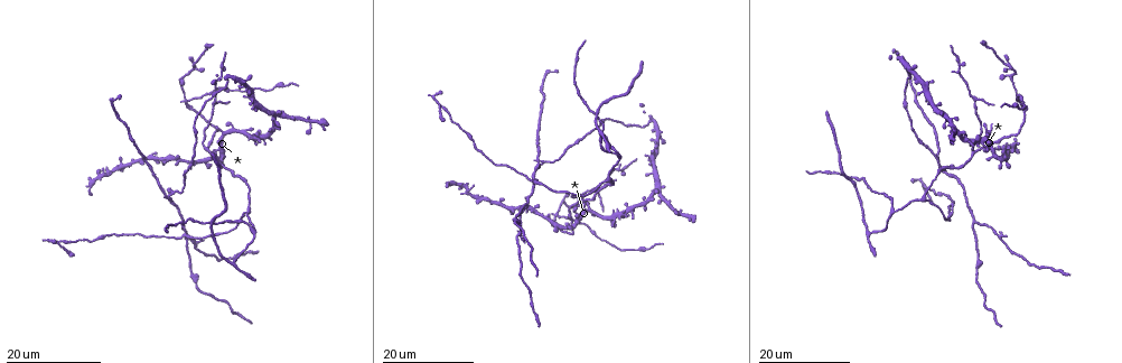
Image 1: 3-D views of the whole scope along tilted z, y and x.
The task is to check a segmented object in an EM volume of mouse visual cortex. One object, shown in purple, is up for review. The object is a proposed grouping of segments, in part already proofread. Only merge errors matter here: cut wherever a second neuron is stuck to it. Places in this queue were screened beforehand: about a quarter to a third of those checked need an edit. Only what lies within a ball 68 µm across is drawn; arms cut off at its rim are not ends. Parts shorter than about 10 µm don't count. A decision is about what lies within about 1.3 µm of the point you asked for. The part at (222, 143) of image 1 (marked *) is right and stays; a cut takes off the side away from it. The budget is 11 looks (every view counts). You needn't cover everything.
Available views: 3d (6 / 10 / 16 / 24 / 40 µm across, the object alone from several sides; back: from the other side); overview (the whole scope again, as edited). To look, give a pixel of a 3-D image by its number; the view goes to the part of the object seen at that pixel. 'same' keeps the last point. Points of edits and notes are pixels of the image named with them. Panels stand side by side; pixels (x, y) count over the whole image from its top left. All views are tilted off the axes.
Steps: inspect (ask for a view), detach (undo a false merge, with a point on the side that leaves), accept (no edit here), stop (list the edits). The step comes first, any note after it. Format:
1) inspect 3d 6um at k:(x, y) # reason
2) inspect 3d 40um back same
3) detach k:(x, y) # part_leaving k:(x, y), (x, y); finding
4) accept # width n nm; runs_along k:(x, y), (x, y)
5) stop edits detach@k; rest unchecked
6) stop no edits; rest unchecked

inspect 3d 16um at 1:(557, 217) # four arms meet

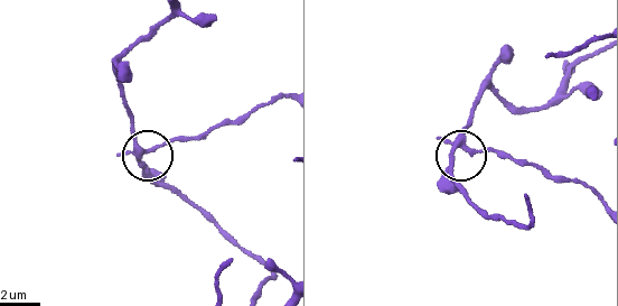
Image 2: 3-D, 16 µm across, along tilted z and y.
inspect 3d 10um at 2:(465, 145)

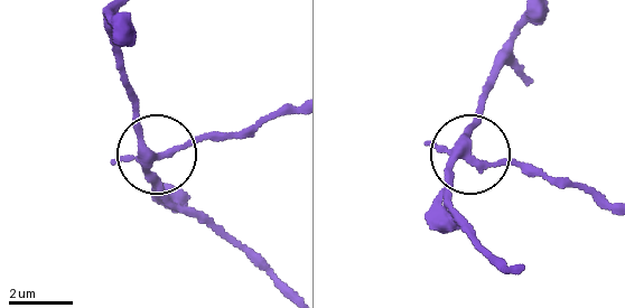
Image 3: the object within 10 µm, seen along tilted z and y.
detach 3:(194, 140) # width 260 nm; part_leaving 3:(151, 155), (253, 130), (291, 108); two neurons meet here

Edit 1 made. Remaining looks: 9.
inspect 3d 16um at 1:(215, 106) # thin neck

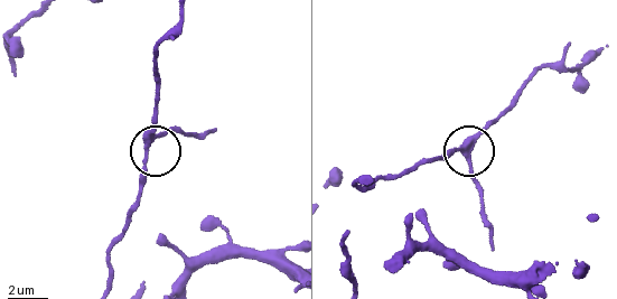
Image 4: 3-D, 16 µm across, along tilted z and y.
inspect 3d 10um at 4:(147, 159)

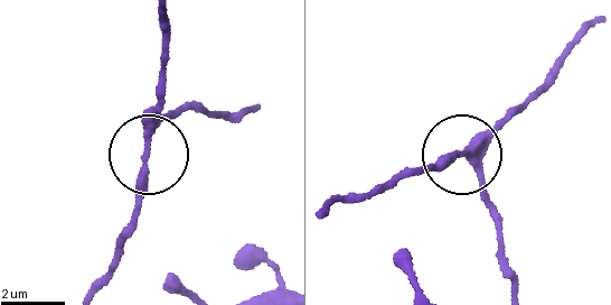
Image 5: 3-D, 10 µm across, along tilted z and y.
accept # width 270 nm; runs_along 5:(93, 288), (134, 211), (165, 98); all the same neuron

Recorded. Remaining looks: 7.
inspect 3d 24um at 1:(536, 160) # a fork

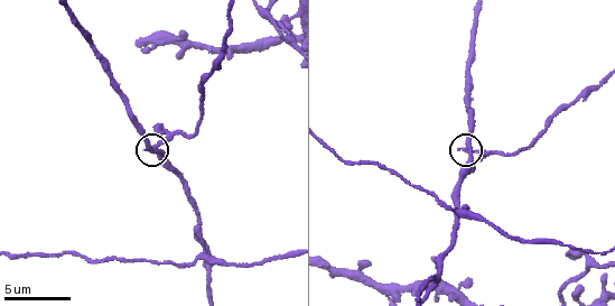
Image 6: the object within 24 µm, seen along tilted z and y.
inspect 3d 6um at 6:(466, 152)

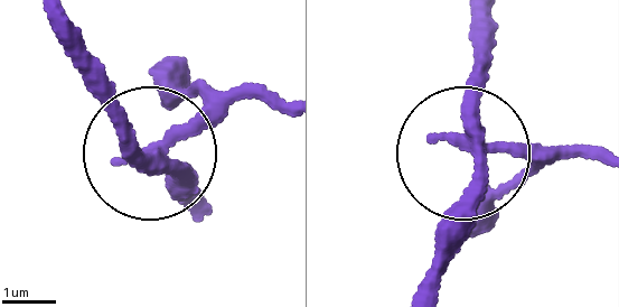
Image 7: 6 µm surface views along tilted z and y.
detach 7:(114, 126) # part_leaving 7:(476, 147), (465, 240), (439, 286); two neurons meet here

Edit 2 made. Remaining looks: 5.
inspect overview # redraw

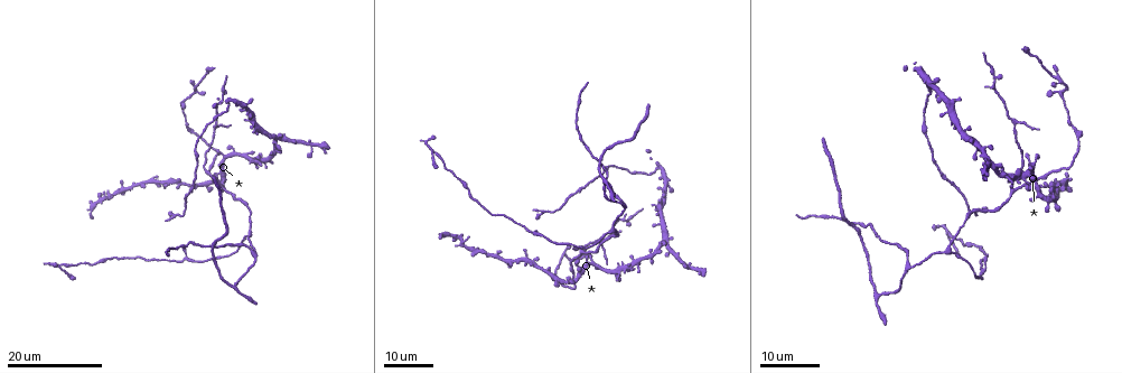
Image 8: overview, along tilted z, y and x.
inspect 3d 16um at 8:(577, 258) # three arms meet

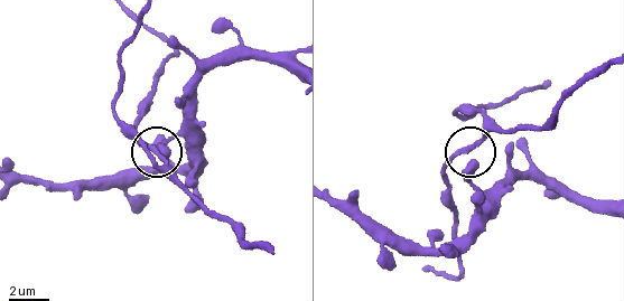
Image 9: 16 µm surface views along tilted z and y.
inspect 3d 6um at 9:(468, 147)

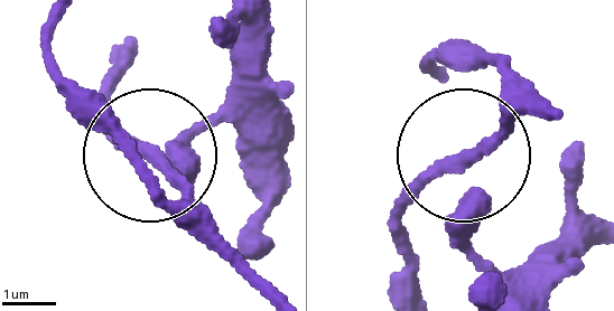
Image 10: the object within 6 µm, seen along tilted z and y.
accept # arms 3; all the same neuron

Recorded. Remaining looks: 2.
inspect 3d 24um at 8:(905, 265) # a fork

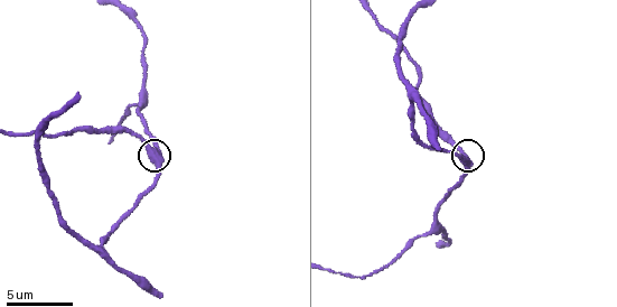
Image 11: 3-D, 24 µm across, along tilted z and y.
inspect 3d 10um at 11:(154, 159)

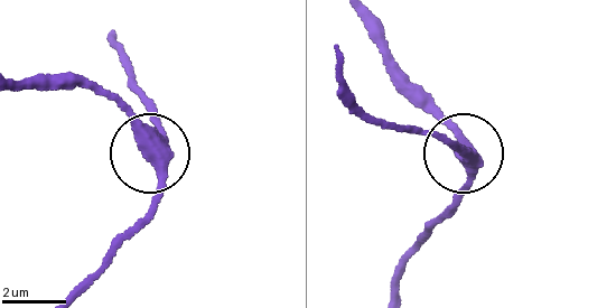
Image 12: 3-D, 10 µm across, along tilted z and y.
accept # continuous, no second neuron

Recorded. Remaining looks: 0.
stop edits detach@3, detach@7; rest unchecked

